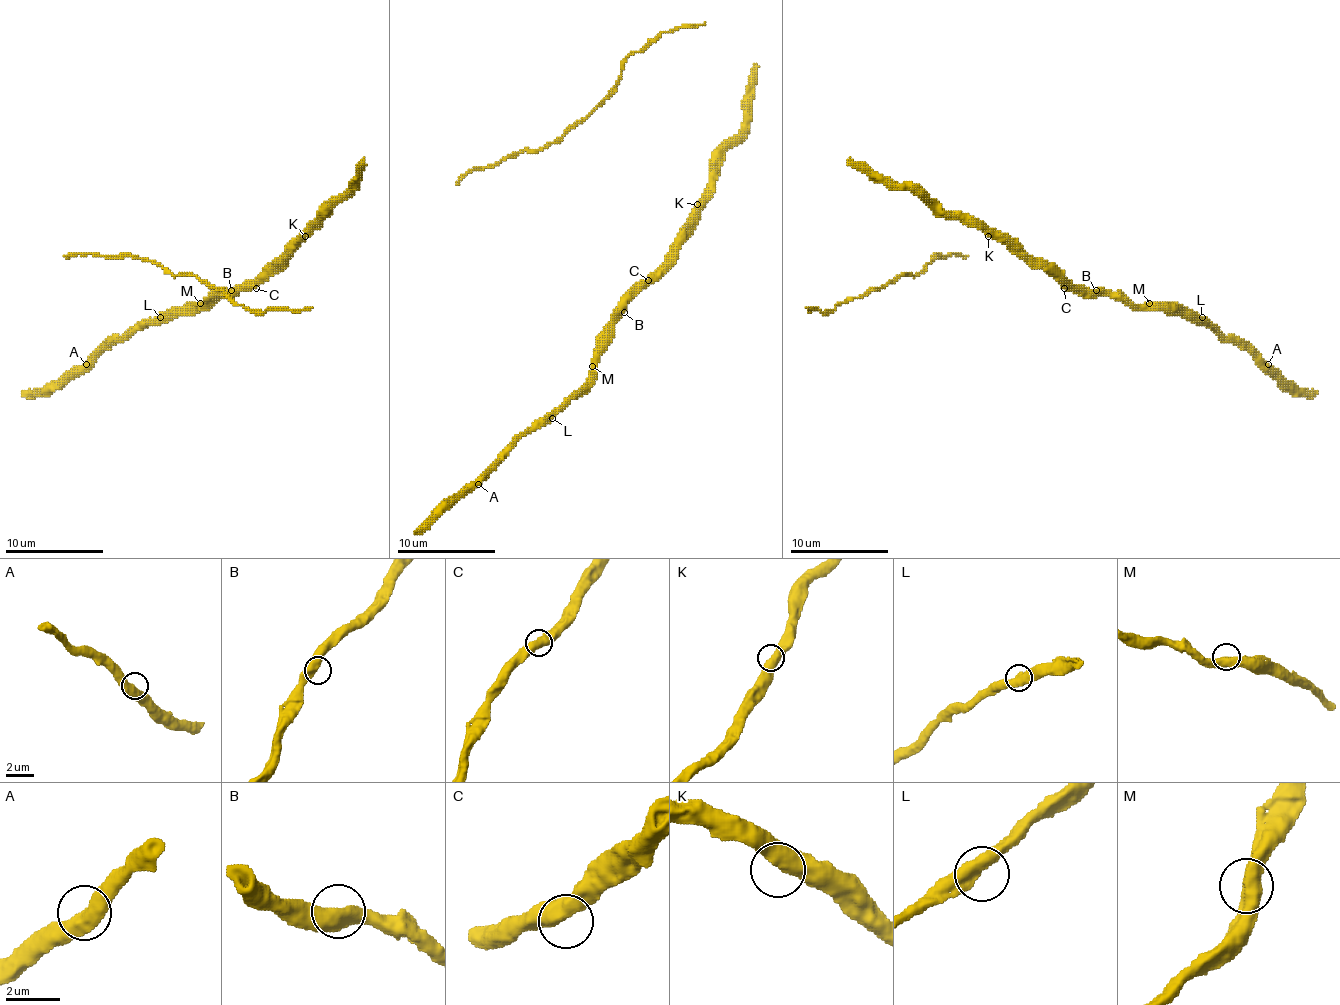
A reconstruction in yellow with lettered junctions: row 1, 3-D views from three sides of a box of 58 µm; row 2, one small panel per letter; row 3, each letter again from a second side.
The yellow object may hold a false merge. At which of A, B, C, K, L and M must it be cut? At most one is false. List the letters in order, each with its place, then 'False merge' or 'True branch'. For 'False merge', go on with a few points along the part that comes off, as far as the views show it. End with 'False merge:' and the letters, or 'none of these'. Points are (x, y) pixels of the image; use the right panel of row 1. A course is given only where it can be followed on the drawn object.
A: Place: (1268, 364). True branch
B: Place: (1096, 290). True branch
C: Place: (1064, 288). True branch
K: Place: (988, 236). True branch
L: Place: (1202, 317). True branch
M: Place: (1149, 303). True branch
False merge: none of these

